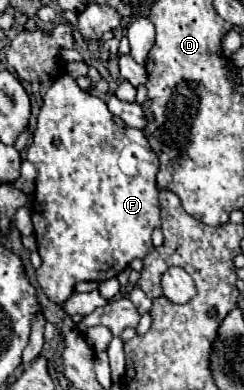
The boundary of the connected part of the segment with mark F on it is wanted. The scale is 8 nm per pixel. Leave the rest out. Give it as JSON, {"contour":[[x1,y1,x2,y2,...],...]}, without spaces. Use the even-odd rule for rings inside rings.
{"contour":[[60,75,56,81,52,81,50,89,46,91,44,95,44,105,40,109,40,115,38,115,38,127,34,129,34,137,32,137,32,145,28,147,28,161,34,163,34,167,38,169,38,177,36,177,36,197,34,197,34,205,32,205,32,221,34,221,34,233,36,233,36,241,38,241,38,253,42,257,42,265,36,269,36,277,38,277,38,283,44,291,44,295,56,303,58,307,62,307,66,303,66,299,72,295,74,291,74,285,80,283,80,281,96,281,96,283,102,283,106,279,112,279,112,277,118,277,118,273,136,257,144,259,146,253,154,247,152,245,152,231,156,227,160,227,160,203,158,203,158,187,156,187,156,173,158,173,158,157,156,153,152,153,152,147,148,145,148,139,144,137,142,131,138,129,132,129,128,127,124,121,120,121,120,117,112,115,108,111,108,105,98,99,96,95,92,93,86,93,82,91,74,77,70,75],[54,139,60,139,60,147,54,147,52,141],[118,157,126,157,126,173,120,169,120,163,118,163]]}

